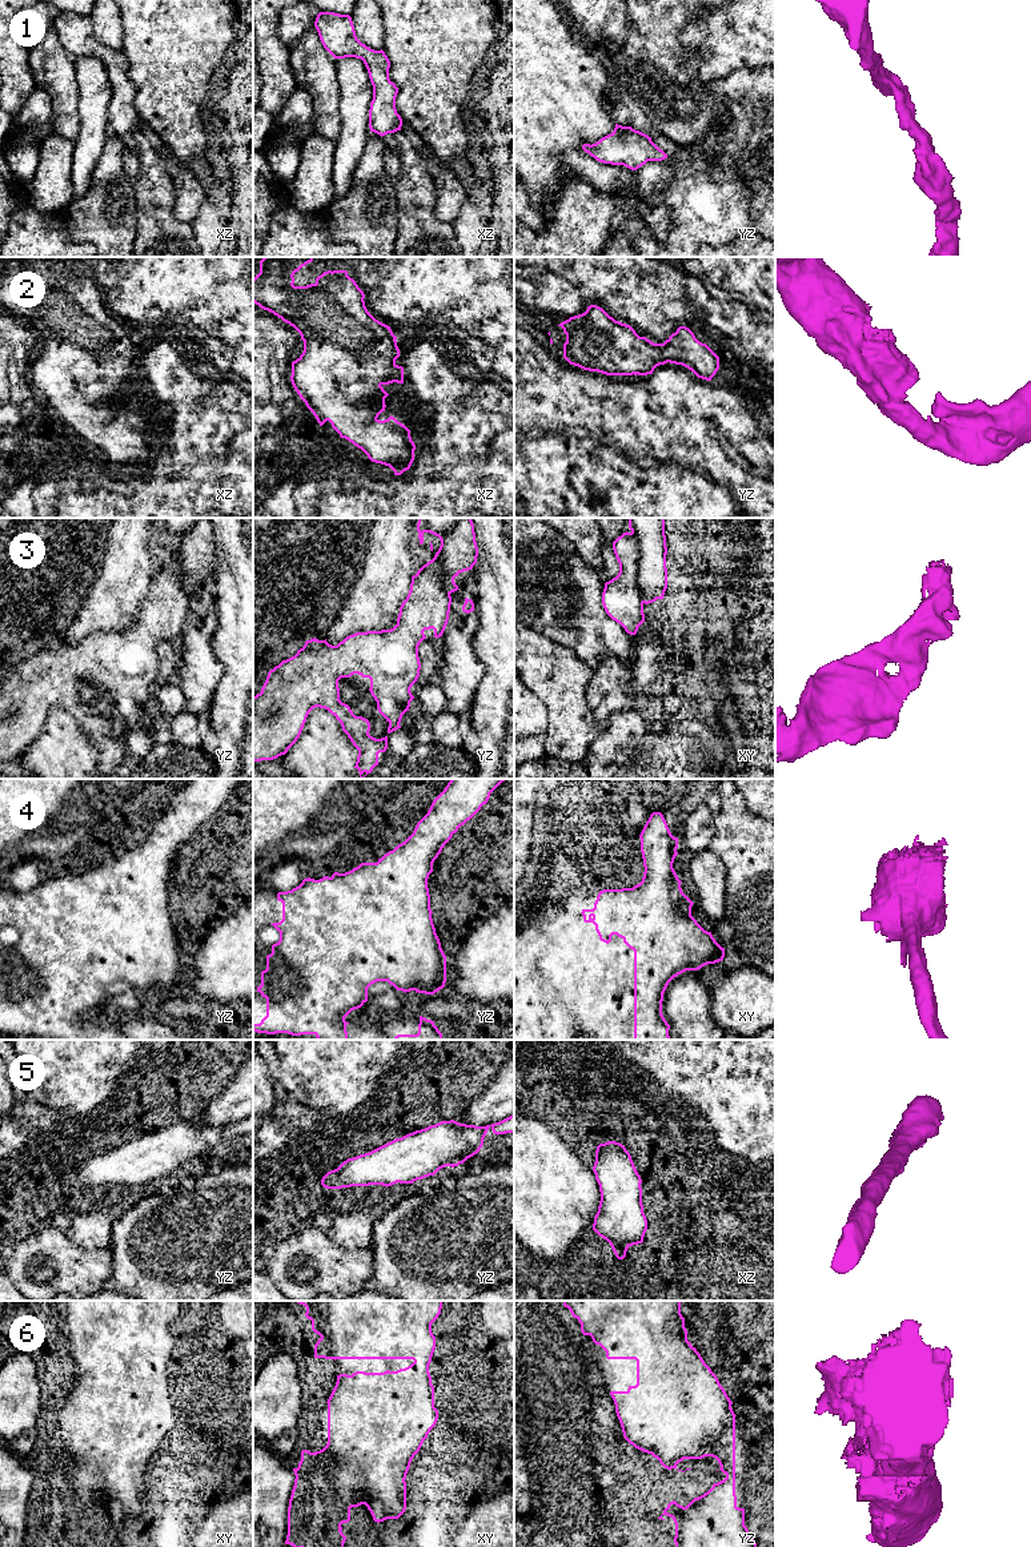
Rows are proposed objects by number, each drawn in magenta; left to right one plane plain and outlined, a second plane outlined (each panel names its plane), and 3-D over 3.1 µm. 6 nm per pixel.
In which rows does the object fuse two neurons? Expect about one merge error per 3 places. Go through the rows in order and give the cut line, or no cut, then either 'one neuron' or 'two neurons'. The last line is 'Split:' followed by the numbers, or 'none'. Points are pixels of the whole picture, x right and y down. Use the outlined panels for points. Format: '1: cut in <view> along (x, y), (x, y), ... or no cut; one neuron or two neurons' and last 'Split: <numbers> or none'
1: no cut; one neuron
2: no cut; one neuron
3: cut in xy along (632, 531), (640, 547), (637, 587), (644, 602); two neurons
4: no cut; one neuron
5: no cut; one neuron
6: no cut; one neuron
Split: 3

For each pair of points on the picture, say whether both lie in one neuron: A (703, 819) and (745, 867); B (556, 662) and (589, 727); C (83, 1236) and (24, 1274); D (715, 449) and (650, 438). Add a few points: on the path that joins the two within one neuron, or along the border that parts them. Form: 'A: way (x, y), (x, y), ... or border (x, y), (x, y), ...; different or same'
A: border (713, 815), (714, 835), (707, 848); different
B: way (558, 678), (566, 704), (573, 711); same
C: way (68, 1250), (57, 1261), (39, 1265); same
D: border (709, 434), (707, 475), (710, 478); different

